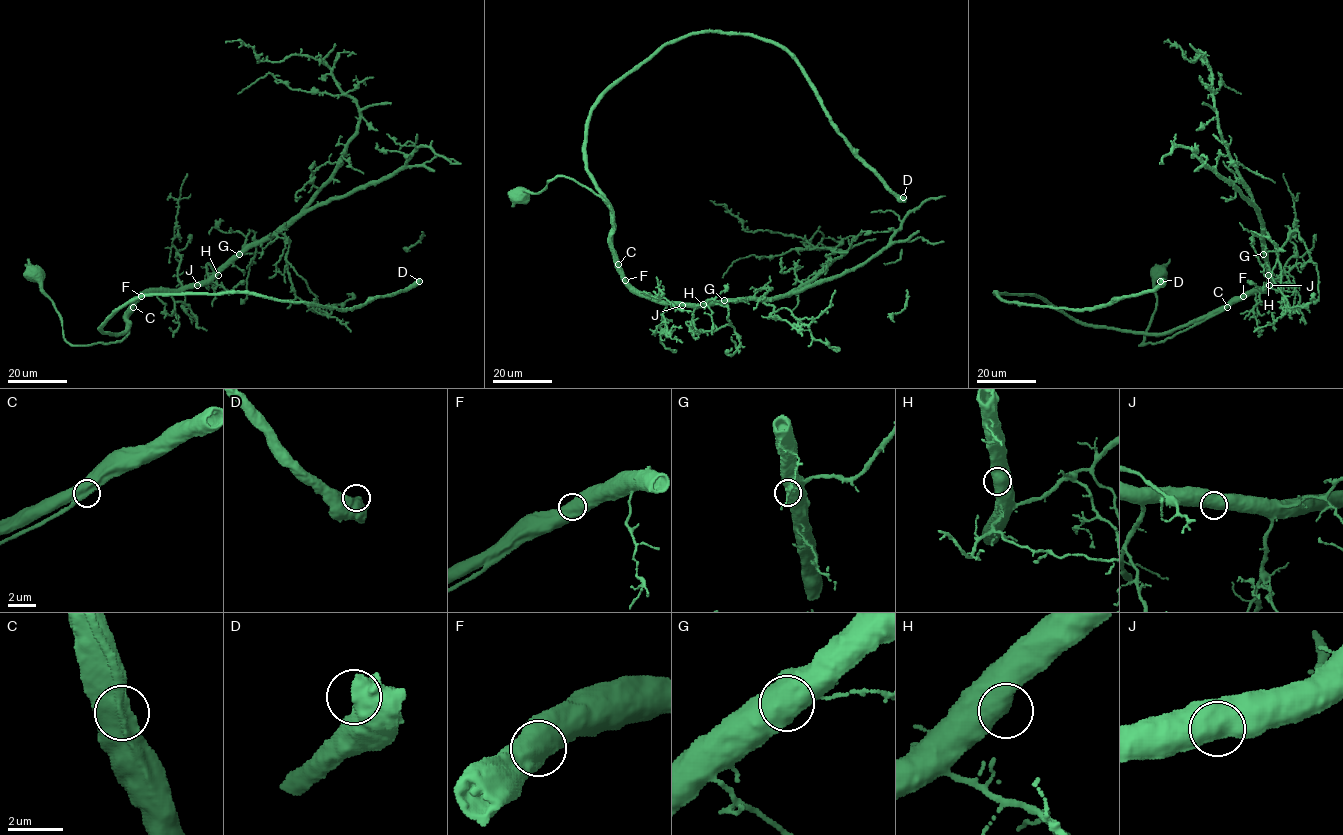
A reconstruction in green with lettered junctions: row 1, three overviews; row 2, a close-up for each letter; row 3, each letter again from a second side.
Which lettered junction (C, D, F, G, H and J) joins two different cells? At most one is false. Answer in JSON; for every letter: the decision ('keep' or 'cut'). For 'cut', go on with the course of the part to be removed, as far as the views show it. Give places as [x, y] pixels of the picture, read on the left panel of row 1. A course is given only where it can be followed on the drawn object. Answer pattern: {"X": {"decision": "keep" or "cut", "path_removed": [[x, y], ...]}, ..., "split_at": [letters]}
{"C": {"decision": "keep"}, "D": {"decision": "keep"}, "F": {"decision": "keep"}, "G": {"decision": "keep"}, "H": {"decision": "keep"}, "J": {"decision": "keep"}, "split_at": []}

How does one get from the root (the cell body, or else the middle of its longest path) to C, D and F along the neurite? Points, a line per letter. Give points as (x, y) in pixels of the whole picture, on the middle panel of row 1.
C: (519, 194), (523, 200), (526, 191), (539, 193), (567, 176), (599, 195), (613, 213), (618, 264)
D: (519, 194), (572, 178), (613, 231), (590, 112), (667, 44), (721, 31), (780, 44), (903, 197)
F: (519, 194), (523, 200), (526, 191), (539, 193), (567, 176), (599, 195), (613, 213), (611, 242), (625, 280)

